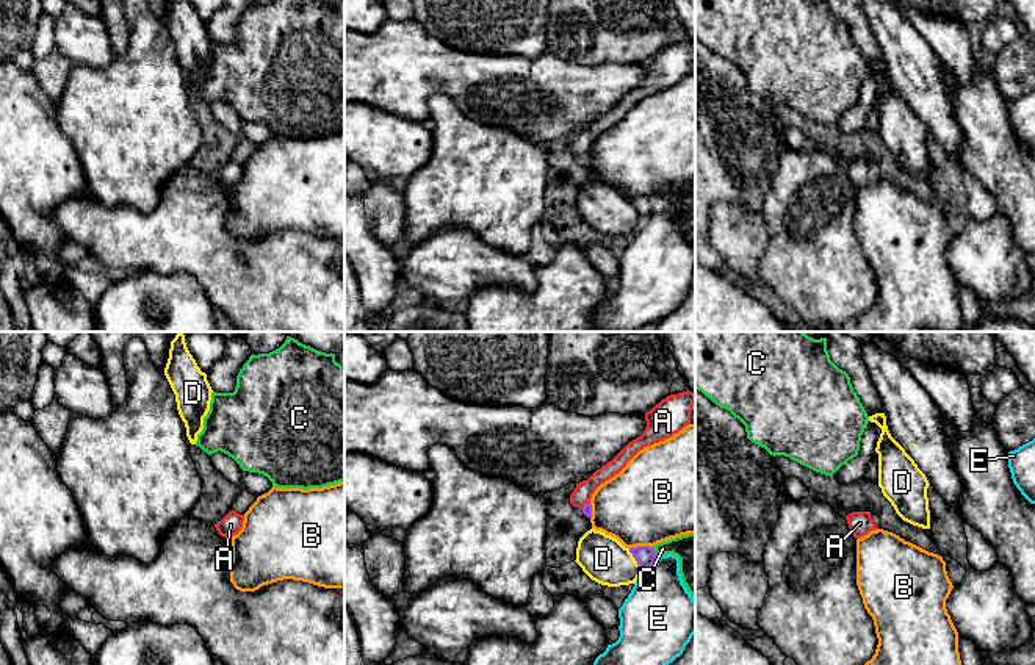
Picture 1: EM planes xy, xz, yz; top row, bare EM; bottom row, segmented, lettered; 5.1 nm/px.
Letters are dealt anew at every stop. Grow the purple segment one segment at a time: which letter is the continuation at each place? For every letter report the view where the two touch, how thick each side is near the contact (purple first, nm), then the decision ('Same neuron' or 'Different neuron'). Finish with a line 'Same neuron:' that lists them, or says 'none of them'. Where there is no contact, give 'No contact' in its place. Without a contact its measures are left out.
A: Touches purple in xz. Thickness 50 nm (purple) against 100 nm. Different neuron
B: Touches purple in xz. Thickness 110 nm (purple) against 440 nm. Different neuron
C: Touches purple in xz. Thickness 110 nm (purple) against 180 nm. Different neuron
D: Touches purple in xz. Thickness 110 nm (purple) against 240 nm. Different neuron
E: Touches purple in xz. Thickness 110 nm (purple) against 360 nm. Different neuron
Same neuron: none of them

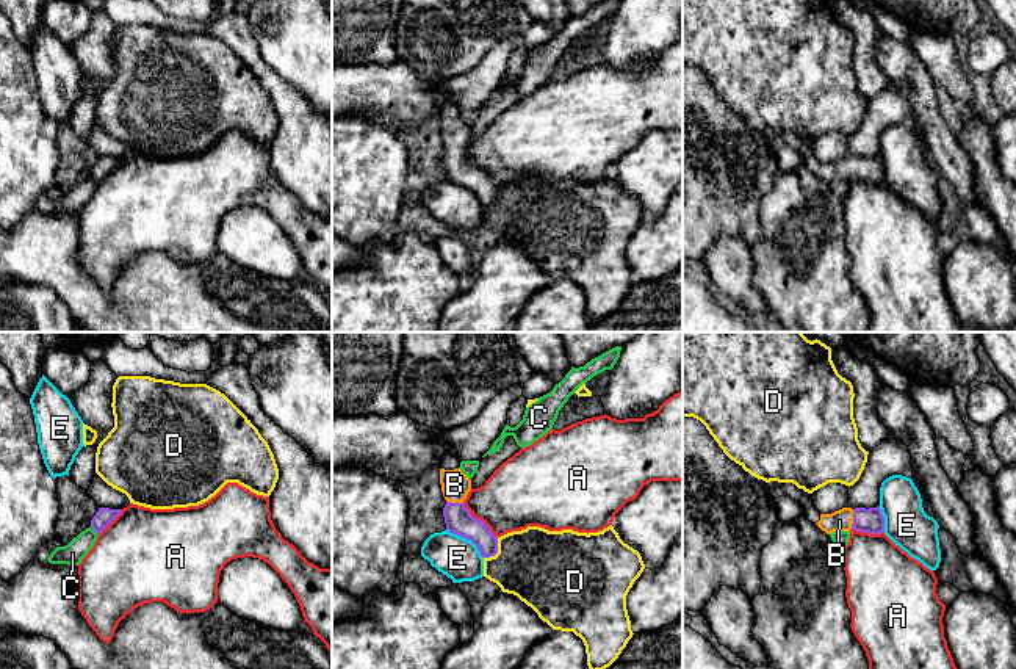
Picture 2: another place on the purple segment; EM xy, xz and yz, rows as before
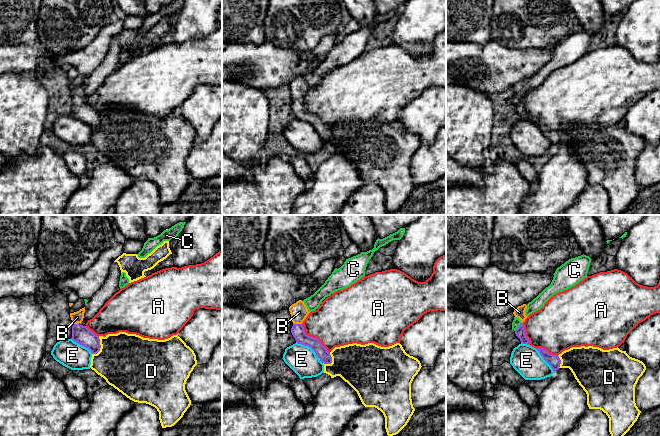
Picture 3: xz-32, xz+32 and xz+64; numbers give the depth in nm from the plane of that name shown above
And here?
A: Touches purple in xz. Thickness 140 nm (purple) against 340 nm. Different neuron
B: Touches purple in yz. Thickness 130 nm (purple) against 110 nm. Same neuron
C: Touches purple in xy. Thickness 90 nm (purple) against 120 nm. Different neuron
D: Touches purple in xz. Thickness 140 nm (purple) against 380 nm. Different neuron
E: Touches purple in xz. Thickness 140 nm (purple) against 220 nm. Different neuron
Same neuron: B

